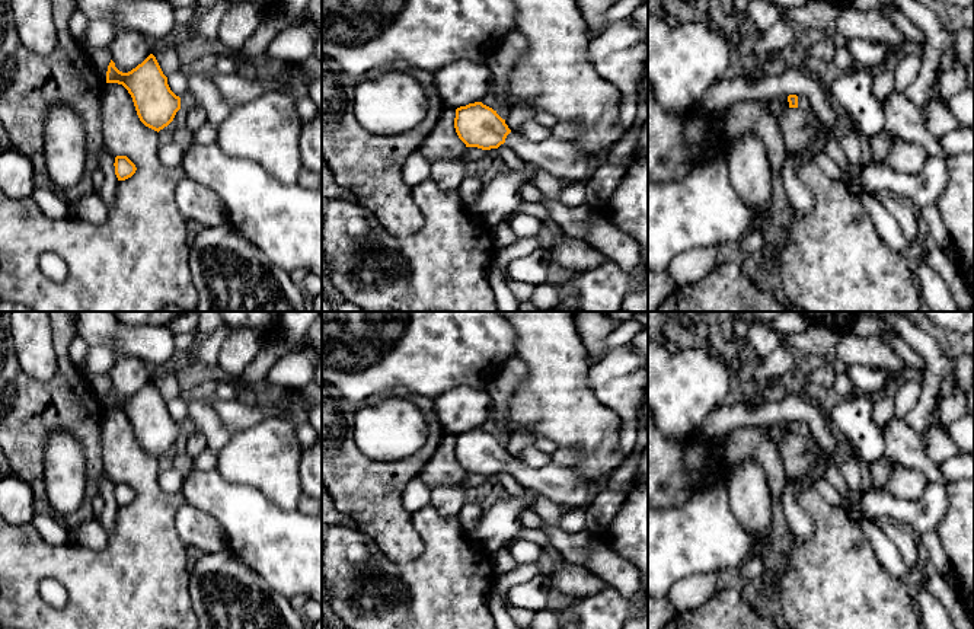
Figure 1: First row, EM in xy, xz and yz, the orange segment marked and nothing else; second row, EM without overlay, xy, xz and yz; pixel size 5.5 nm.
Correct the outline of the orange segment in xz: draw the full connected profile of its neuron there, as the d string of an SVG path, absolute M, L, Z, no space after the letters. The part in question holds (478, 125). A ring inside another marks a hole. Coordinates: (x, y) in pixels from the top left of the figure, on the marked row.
M482 102L457 108L454 128L466 147L491 150L505 144L523 162L569 182L585 182L600 163L587 157L571 141L553 137L546 141L524 138L520 132L511 131L505 119Z

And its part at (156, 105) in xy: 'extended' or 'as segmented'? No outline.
extended

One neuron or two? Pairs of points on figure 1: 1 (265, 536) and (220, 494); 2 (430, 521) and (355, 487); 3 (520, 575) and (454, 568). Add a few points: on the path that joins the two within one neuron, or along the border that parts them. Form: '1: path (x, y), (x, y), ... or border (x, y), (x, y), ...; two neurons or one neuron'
1: path (254, 524), (232, 505); one neuron
2: border (411, 514), (414, 529), (424, 546); two neurons
3: border (497, 575), (488, 597), (488, 609); two neurons

